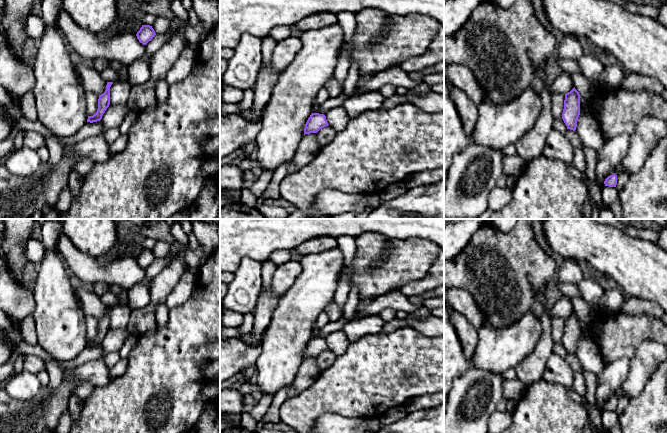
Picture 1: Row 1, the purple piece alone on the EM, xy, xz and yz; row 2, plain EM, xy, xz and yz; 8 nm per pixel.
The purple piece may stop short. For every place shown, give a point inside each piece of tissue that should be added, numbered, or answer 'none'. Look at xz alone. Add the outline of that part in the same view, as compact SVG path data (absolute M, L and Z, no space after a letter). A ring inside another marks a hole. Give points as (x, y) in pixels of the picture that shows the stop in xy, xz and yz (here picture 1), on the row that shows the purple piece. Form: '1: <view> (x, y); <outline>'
none

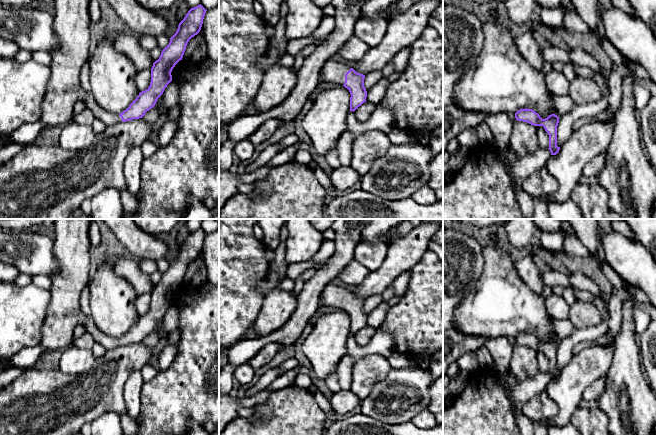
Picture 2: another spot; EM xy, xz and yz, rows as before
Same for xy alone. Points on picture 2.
1: xy (72, 21); M55 0L54 7L54 32L59 41L57 49L50 52L51 76L47 85L46 94L41 106L40 120L44 126L63 127L73 121L73 107L76 102L83 102L89 108L96 119L106 126L112 126L122 122L119 114L108 112L101 108L91 93L87 93L81 86L79 75L81 68L87 63L90 56L90 0Z

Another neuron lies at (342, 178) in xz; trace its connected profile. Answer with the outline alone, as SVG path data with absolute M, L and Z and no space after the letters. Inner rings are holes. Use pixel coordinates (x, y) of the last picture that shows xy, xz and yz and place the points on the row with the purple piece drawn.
M339 166L328 174L332 186L340 191L346 191L361 181L360 174L350 166Z

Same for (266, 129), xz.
M268 119L263 122L259 128L251 134L246 140L251 142L254 146L266 141L279 127L278 119Z

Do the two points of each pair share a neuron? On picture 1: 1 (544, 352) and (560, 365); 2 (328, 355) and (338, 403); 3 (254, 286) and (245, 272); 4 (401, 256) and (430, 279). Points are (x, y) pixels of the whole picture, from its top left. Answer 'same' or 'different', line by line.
1: different
2: different
3: same
4: different

